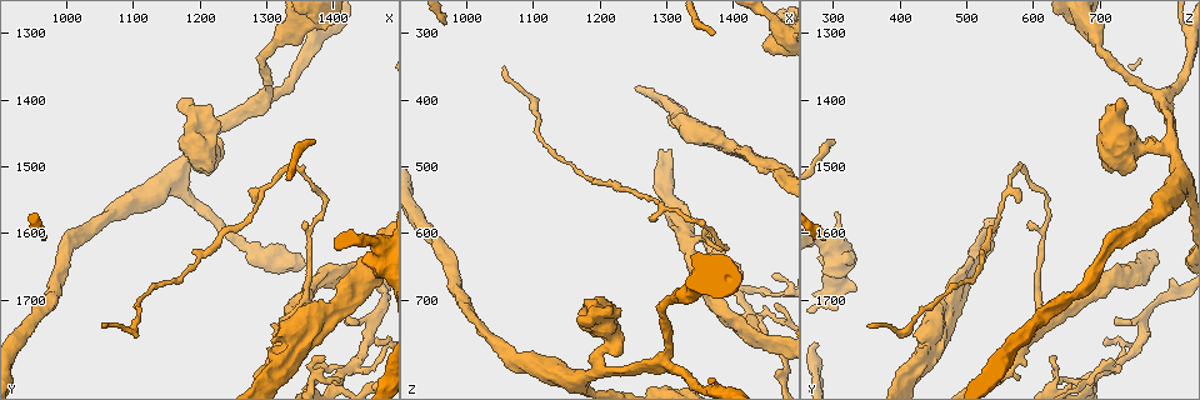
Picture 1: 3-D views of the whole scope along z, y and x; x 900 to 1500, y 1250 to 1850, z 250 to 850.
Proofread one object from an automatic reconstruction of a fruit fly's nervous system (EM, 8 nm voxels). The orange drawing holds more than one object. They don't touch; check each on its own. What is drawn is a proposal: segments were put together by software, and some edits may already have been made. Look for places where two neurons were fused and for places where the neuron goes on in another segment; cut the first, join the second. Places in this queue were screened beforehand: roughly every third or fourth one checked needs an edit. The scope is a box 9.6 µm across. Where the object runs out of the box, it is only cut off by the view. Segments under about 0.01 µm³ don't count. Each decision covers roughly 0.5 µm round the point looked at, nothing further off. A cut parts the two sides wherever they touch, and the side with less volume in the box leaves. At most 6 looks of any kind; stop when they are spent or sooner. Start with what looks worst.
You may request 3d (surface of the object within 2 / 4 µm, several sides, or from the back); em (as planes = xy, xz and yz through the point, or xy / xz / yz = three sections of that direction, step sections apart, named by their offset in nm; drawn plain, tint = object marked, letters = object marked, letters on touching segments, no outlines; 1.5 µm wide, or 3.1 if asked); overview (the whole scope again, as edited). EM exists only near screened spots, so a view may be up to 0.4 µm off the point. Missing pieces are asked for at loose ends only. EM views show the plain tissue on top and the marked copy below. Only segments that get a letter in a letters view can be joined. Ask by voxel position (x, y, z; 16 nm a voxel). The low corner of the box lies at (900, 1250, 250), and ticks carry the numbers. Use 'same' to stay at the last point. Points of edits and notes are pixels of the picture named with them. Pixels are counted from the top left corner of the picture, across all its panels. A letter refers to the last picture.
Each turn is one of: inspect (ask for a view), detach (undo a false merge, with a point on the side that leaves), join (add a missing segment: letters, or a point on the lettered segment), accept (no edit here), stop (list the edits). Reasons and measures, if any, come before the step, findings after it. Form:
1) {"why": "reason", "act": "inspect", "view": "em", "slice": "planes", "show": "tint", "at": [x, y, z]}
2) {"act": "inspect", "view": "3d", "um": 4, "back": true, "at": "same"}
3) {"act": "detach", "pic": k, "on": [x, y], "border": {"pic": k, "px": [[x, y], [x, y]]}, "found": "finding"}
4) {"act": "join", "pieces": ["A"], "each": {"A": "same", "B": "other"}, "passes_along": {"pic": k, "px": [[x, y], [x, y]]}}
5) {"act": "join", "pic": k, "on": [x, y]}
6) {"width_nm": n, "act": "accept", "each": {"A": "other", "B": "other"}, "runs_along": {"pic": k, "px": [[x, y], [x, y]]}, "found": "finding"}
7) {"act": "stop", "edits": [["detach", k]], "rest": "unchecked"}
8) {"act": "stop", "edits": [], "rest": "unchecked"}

{"why": "thin end", "act": "inspect", "view": "3d", "um": 2, "at": [1060, 1740, 355]}

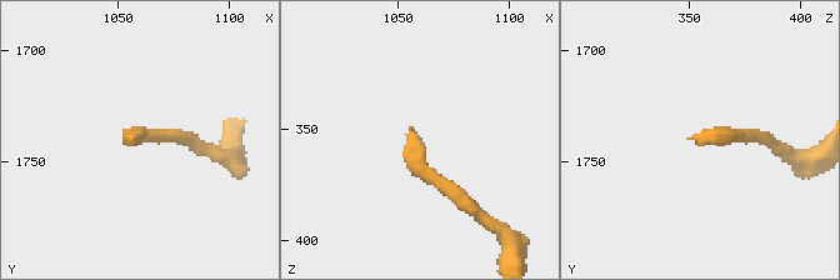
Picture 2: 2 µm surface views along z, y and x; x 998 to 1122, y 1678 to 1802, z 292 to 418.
{"why": "now the EM", "act": "inspect", "view": "em", "slice": "xz", "step": 8, "show": "tint", "at": [1055, 1744, 358]}

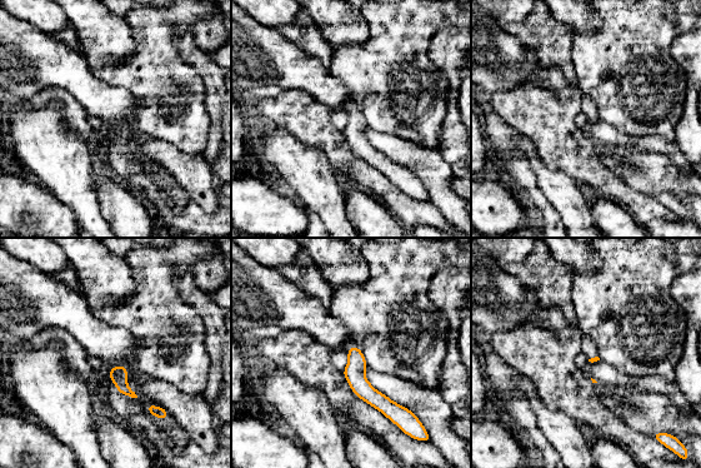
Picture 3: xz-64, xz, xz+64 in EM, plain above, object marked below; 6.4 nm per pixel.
{"act": "inspect", "view": "em", "slice": "yz", "step": 4, "show": "letters", "at": "same"}

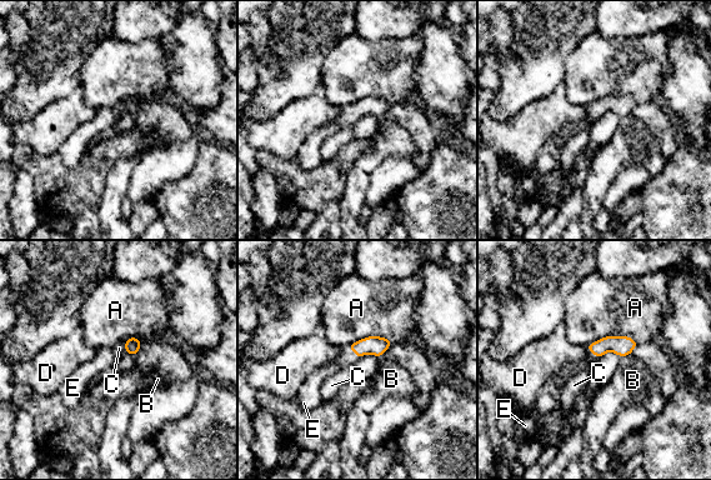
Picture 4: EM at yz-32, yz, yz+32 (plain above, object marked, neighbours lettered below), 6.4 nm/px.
{"longest_contact_nm": ["A", 340], "act": "join", "pieces": ["E"], "each": {"A": "other", "B": "other", "C": "other", "D": "other", "E": "same"}, "passes_along": {"pic": 4, "px": [[375, 345], [354, 351], [348, 358]]}, "found": "it goes on there"}

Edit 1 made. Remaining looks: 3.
{"why": "see it whole again", "act": "inspect", "view": "overview"}

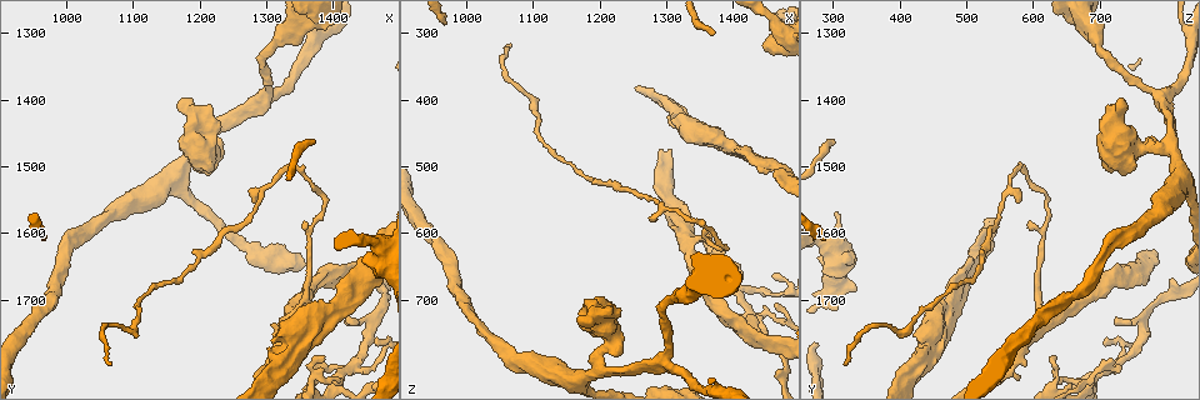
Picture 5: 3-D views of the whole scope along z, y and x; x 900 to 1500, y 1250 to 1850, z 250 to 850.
{"why": "thick end", "act": "inspect", "view": "3d", "um": 4, "at": [1440, 1635, 320]}

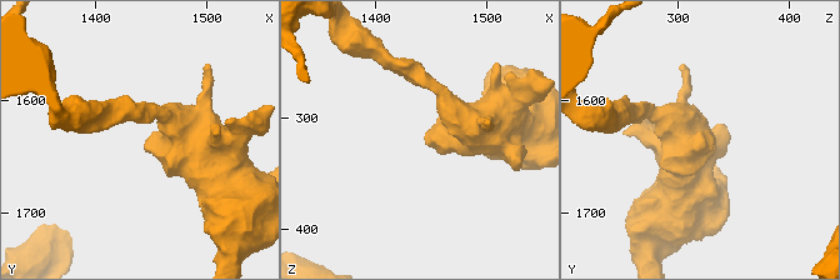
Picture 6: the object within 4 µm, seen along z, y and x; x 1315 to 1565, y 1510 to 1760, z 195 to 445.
{"why": "now the EM", "act": "inspect", "view": "em", "slice": "planes", "show": "letters", "at": [1446, 1634, 320]}

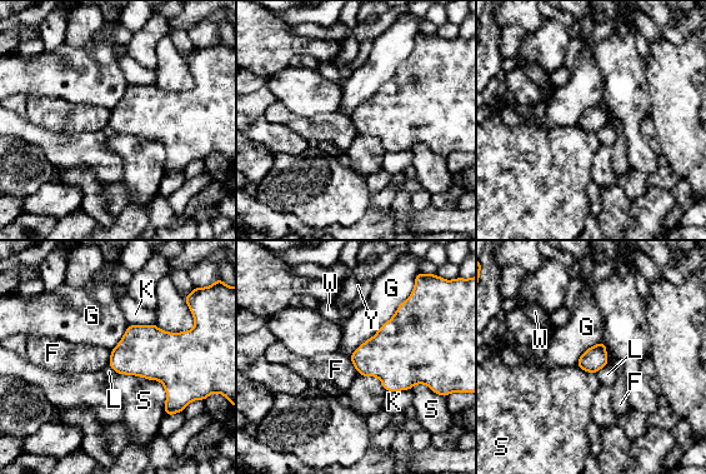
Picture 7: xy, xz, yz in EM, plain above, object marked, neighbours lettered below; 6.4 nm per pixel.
{"longest_contact_nm": ["G", 550], "act": "accept", "each": {"F": "other", "G": "other", "K": "other", "L": "other", "S": "other", "W": "other", "Y": "other"}, "found": "none of them fits"}

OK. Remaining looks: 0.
{"act": "stop", "edits": [["join", 4]], "rest": "unchecked"}

